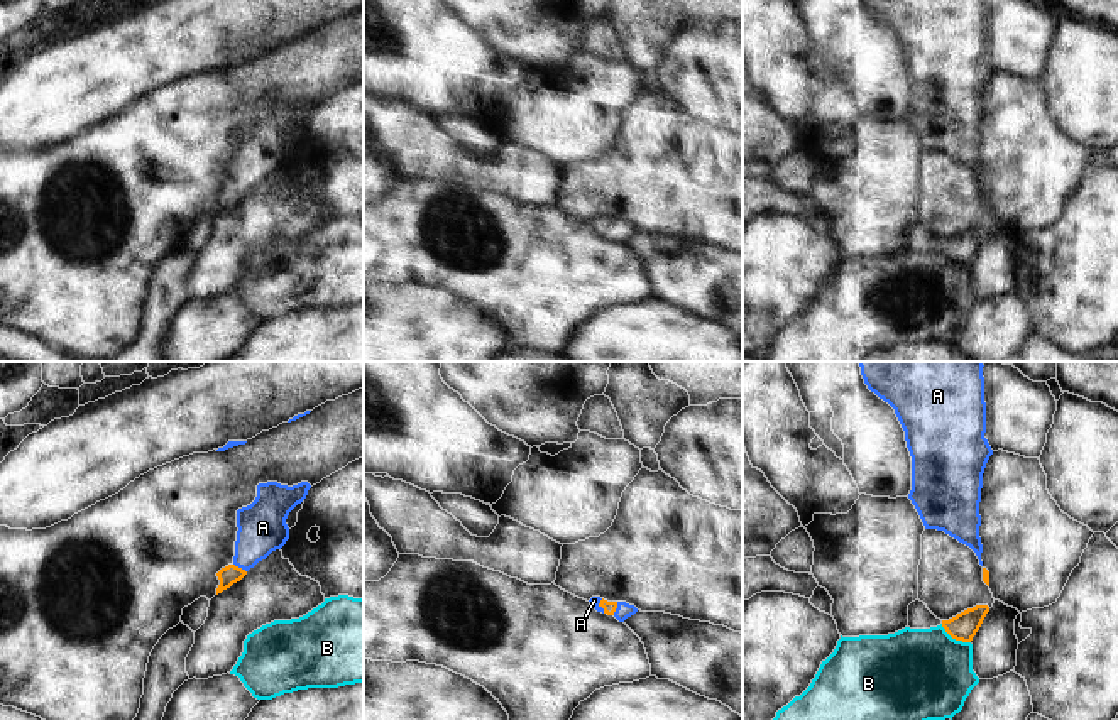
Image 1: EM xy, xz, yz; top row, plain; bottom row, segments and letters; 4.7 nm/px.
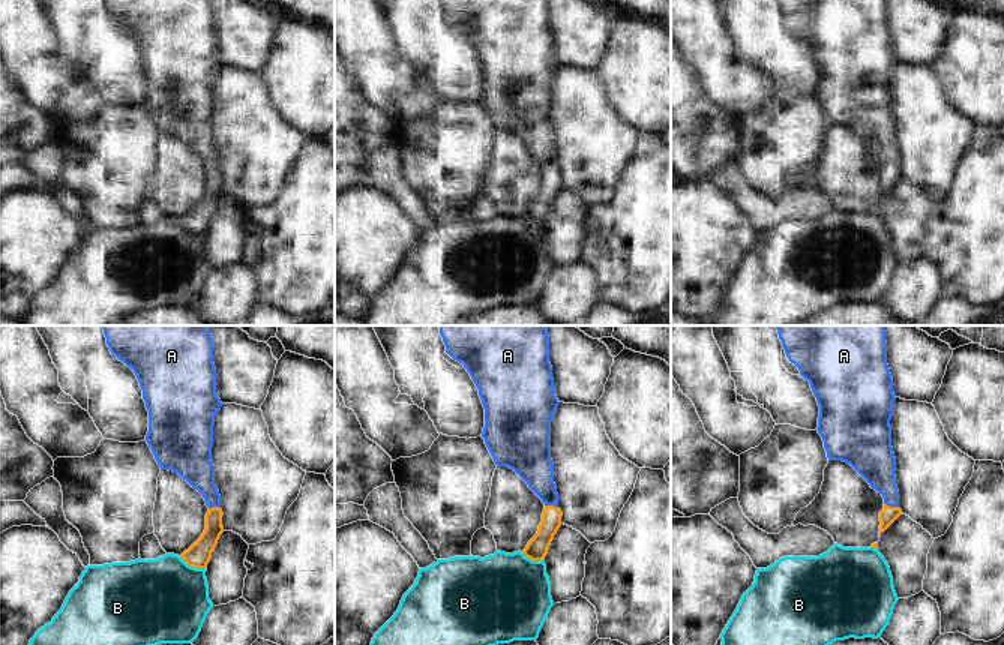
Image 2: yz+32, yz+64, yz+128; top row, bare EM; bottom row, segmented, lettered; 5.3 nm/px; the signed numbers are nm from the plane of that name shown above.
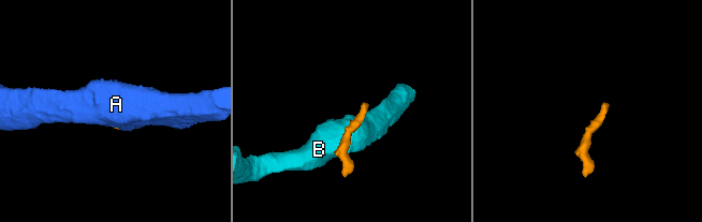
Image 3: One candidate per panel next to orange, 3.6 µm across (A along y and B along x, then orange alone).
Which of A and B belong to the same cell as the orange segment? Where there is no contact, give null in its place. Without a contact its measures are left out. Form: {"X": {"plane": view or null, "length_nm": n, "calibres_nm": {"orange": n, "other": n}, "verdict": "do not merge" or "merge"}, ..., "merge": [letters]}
{"A": {"plane": "xy", "length_nm": 80, "calibres_nm": {"orange": 90, "other": 220}, "verdict": "merge"}, "B": {"plane": "yz", "length_nm": 170, "calibres_nm": {"orange": 130, "other": 440}, "verdict": "do not merge"}, "merge": ["A"]}

